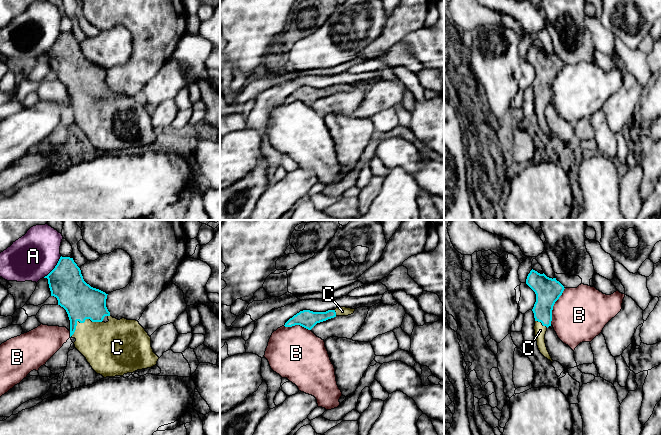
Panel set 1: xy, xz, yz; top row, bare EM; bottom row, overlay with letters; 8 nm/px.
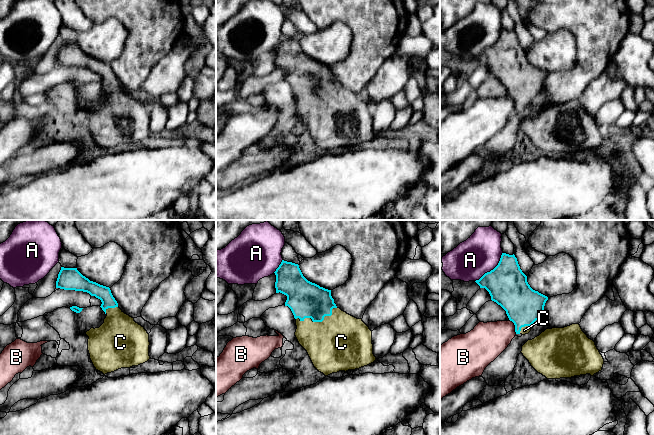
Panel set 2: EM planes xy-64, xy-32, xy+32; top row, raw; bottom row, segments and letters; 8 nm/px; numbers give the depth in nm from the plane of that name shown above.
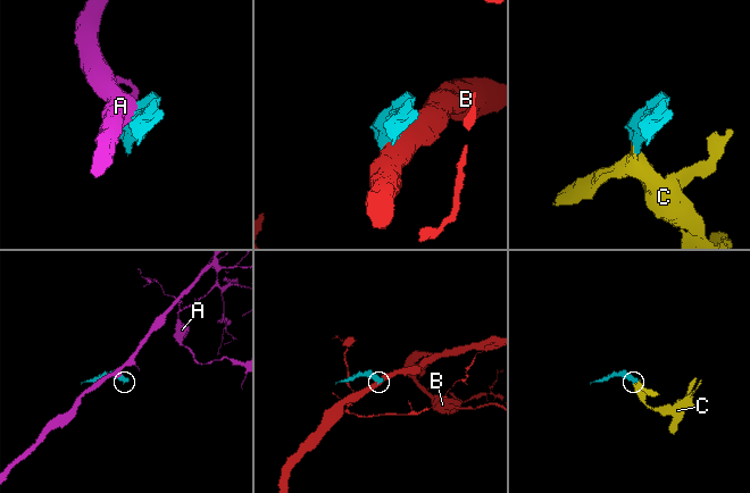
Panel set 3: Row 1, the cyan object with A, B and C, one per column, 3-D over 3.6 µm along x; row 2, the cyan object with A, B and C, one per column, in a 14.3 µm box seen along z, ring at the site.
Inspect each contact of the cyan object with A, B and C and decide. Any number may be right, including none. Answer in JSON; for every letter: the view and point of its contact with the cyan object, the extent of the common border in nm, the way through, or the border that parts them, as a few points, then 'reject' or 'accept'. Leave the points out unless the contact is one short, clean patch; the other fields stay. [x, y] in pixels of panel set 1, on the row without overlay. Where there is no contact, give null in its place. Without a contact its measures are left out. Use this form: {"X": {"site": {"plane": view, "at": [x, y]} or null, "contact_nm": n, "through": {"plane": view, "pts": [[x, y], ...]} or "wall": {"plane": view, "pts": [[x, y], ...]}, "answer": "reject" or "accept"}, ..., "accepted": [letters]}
{"A": {"site": {"plane": "xy", "at": [55, 43]}, "contact_nm": 220, "answer": "reject"}, "B": {"site": {"plane": "yz", "at": [553, 81]}, "contact_nm": 320, "answer": "reject"}, "C": {"site": {"plane": "xy", "at": [82, 98]}, "contact_nm": 280, "through": {"plane": "xy", "pts": [[81, 77], [82, 98], [103, 121]]}, "answer": "accept"}, "accepted": ["C"]}

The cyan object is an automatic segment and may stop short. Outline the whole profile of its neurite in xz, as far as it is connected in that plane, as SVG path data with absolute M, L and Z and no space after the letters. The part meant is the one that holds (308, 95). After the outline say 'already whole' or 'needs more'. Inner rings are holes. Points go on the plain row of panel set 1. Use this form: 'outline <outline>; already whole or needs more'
outline M340 83L335 86L328 86L326 88L313 88L310 86L303 86L290 94L285 103L292 103L300 101L308 106L311 106L317 99L326 97L336 92L348 92L353 90L355 85Z; needs more

